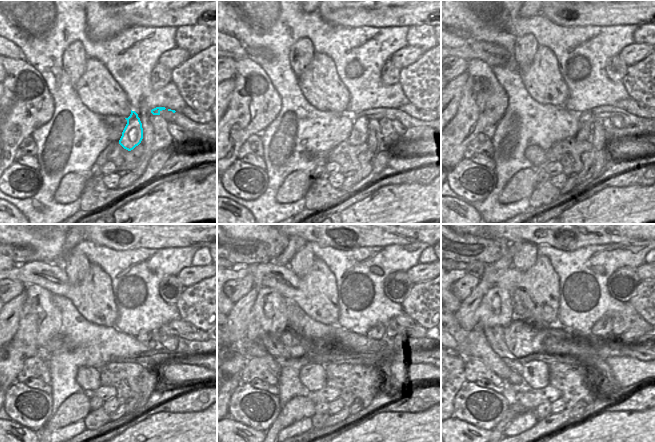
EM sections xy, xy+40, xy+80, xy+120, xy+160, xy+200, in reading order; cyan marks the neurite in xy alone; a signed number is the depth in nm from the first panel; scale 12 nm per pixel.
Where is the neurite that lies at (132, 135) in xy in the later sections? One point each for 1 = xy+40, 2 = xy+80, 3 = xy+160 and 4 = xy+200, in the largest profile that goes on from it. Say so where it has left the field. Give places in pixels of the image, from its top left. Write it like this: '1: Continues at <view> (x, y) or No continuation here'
1: Continues at xy+40 (359, 133)
2: Continues at xy+80 (587, 118)
3: Continues at xy+160 (378, 332)
4: Continues at xy+200 (603, 327)

